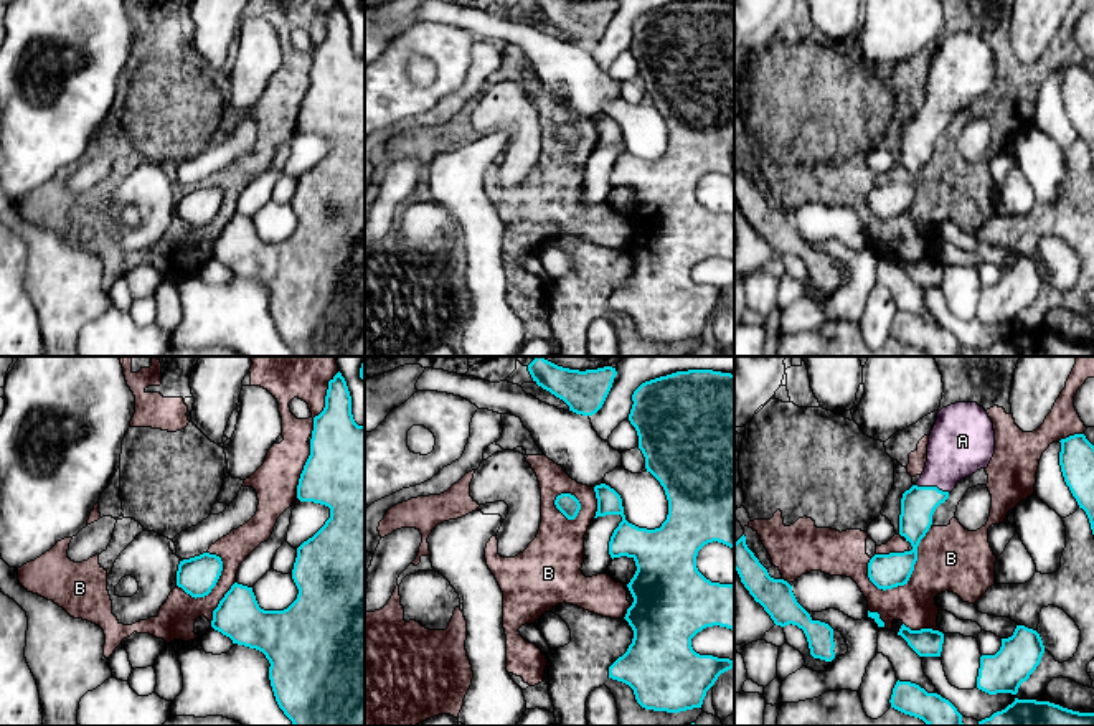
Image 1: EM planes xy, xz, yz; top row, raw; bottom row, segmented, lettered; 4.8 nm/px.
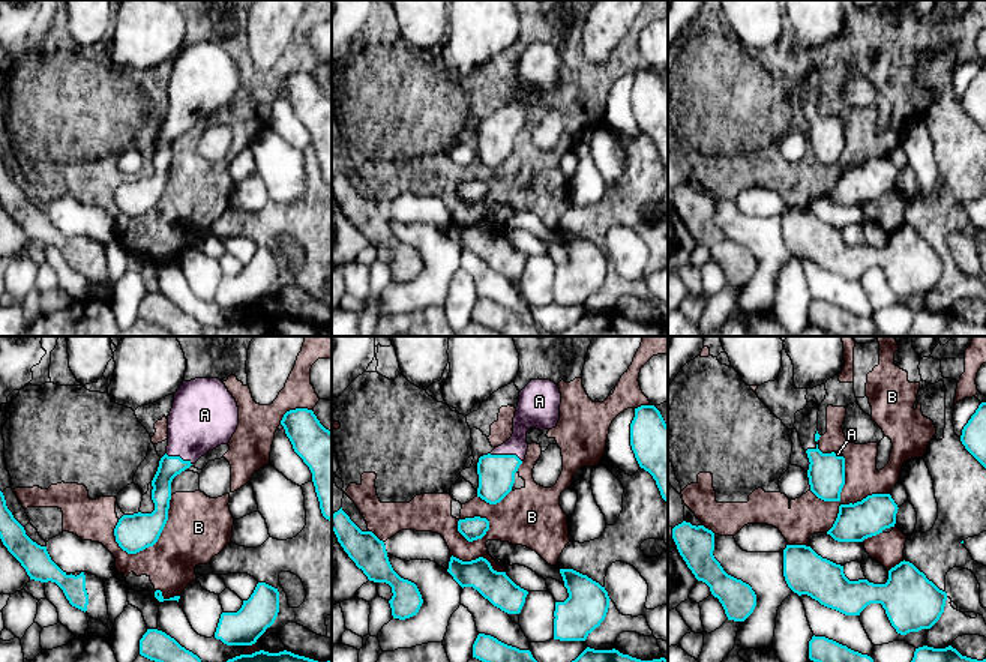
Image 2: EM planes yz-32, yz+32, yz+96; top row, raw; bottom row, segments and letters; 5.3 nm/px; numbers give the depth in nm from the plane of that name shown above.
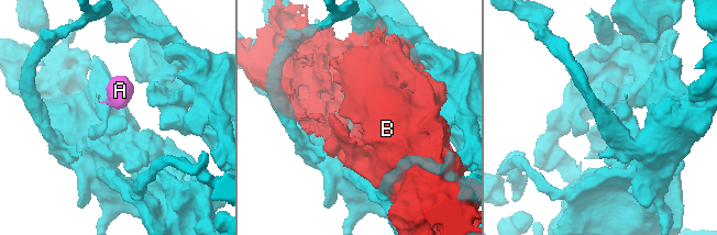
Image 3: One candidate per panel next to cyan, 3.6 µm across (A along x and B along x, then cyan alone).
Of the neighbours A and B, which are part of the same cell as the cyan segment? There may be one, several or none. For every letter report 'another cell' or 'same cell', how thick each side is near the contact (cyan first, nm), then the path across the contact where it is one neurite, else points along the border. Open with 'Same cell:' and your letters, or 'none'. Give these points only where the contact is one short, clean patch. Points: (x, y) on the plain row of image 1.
Same cell: A
A: same cell; 170 nm thick on the cyan side, 300 nm on the other; runs through yz (918, 134), (933, 117), (959, 75)
B: another cell; 170 nm thick on the cyan side, 320 nm on the other

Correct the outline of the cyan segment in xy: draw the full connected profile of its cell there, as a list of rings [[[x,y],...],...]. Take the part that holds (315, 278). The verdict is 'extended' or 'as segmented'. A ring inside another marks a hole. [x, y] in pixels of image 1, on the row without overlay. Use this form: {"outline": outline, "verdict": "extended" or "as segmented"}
{"outline": [[[338,2],[330,12],[323,41],[314,48],[310,86],[297,116],[300,132],[314,132],[330,139],[330,148],[307,172],[297,178],[292,210],[299,219],[297,229],[284,241],[264,241],[259,238],[252,218],[234,213],[213,241],[211,257],[229,267],[233,274],[256,279],[269,290],[269,310],[279,338],[294,356],[365,356],[365,54],[358,56],[351,45],[351,26],[345,8]]], "verdict": "as segmented"}

